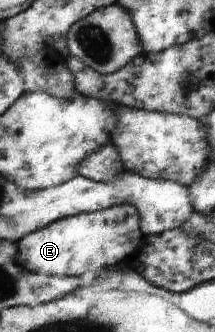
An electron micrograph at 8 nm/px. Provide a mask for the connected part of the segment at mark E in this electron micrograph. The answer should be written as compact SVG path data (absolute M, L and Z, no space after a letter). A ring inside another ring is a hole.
M130 204L61 218L18 241L16 262L23 266L24 270L48 276L78 278L90 269L98 271L110 269L123 264L125 258L130 257L142 244L140 240L143 238L140 234L142 224L138 222L142 222L142 219L138 218L138 211Z

